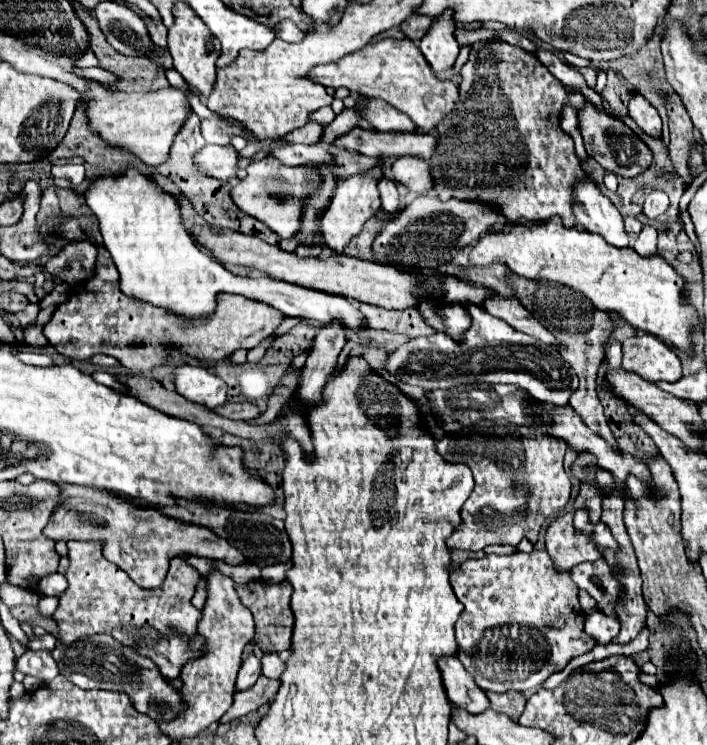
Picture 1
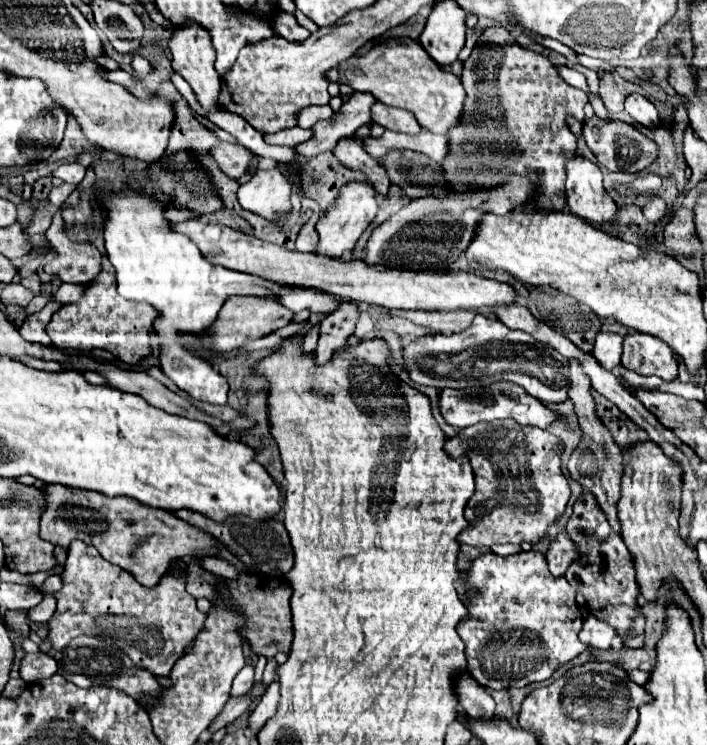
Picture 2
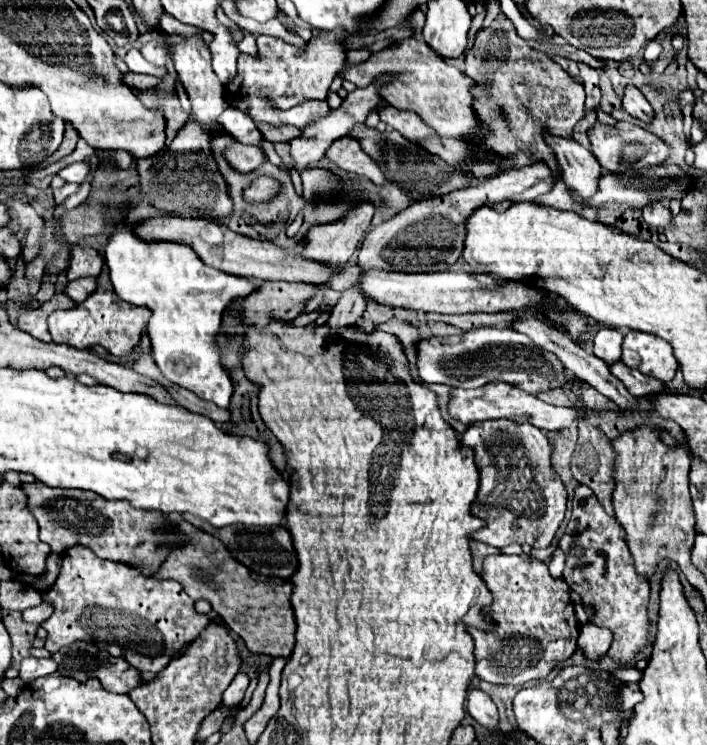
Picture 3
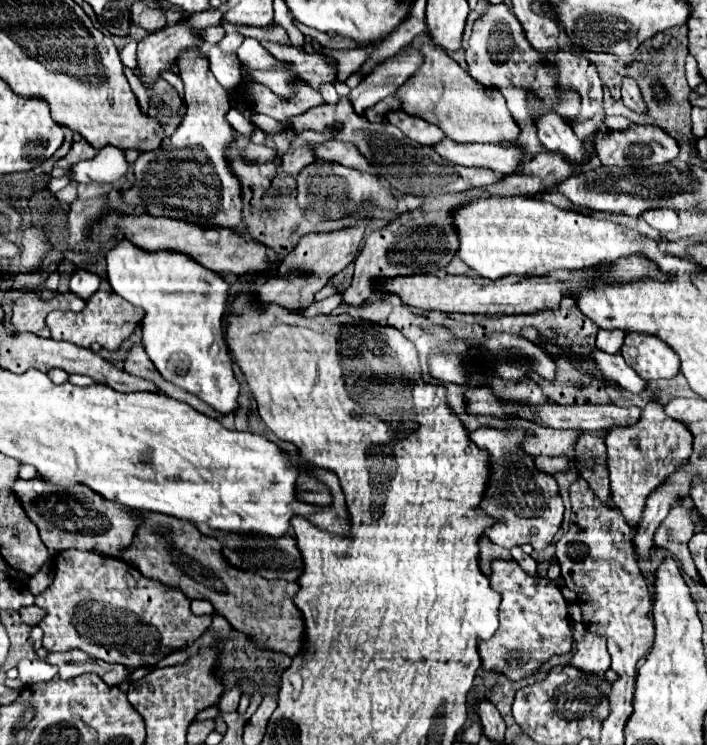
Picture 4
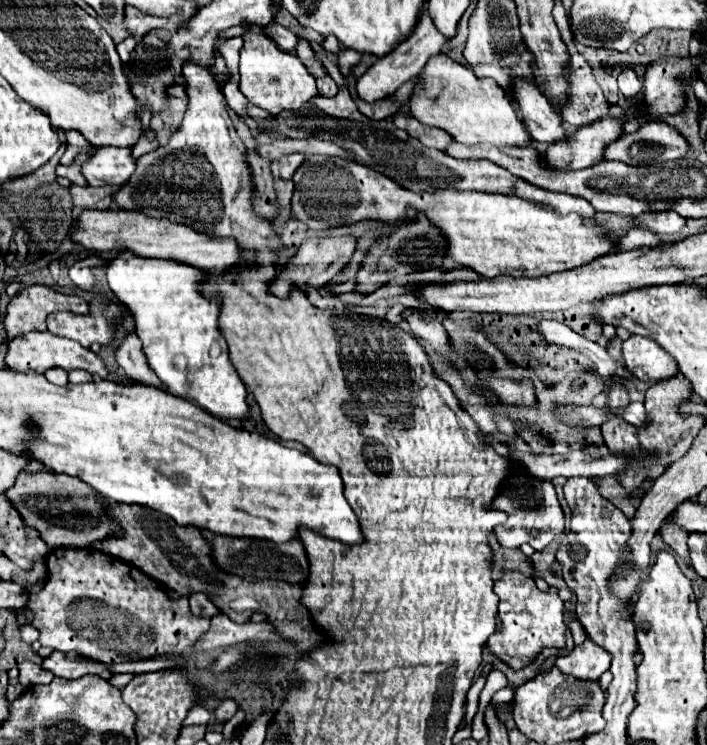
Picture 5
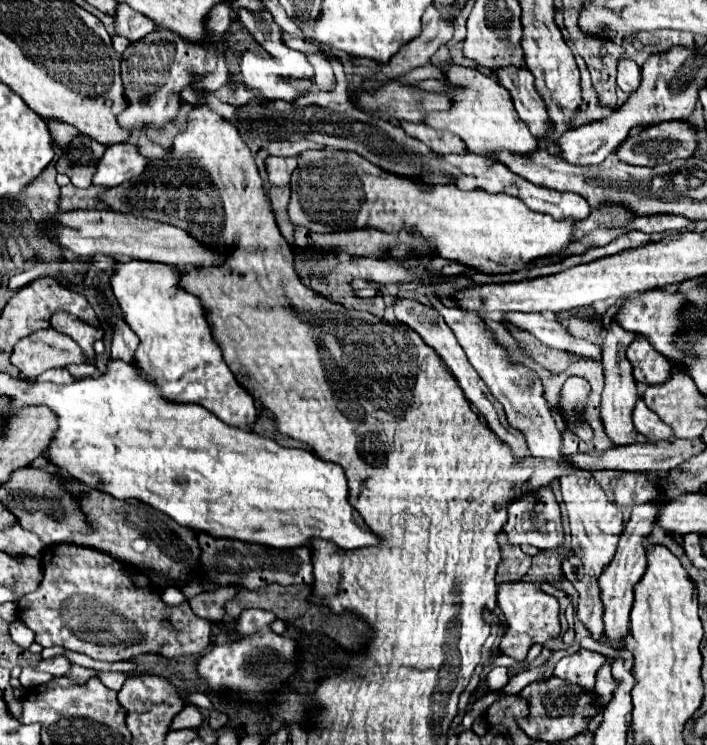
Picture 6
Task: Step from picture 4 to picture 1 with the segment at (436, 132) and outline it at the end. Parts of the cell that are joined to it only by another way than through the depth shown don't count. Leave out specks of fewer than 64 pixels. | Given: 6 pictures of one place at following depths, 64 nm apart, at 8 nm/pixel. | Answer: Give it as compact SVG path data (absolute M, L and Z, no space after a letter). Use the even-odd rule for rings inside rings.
M368 98L368 102L360 108L360 116L364 116L376 132L414 132L416 128L408 116L376 98Z

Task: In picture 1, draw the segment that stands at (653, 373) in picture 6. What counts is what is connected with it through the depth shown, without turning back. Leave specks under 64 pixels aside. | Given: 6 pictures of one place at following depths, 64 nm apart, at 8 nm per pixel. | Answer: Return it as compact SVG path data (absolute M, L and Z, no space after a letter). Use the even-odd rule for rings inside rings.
M638 332L622 342L622 366L648 382L676 382L682 378L682 364L674 350L660 338Z

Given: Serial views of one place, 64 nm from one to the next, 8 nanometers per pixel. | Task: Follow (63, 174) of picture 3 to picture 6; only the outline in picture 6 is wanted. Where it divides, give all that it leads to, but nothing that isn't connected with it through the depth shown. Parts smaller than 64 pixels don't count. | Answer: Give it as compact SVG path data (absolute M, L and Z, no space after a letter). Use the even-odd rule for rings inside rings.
M116 144L108 146L102 158L96 162L96 172L92 176L92 184L112 188L120 186L122 182L138 176L146 168L146 158L138 154L136 146L132 144Z

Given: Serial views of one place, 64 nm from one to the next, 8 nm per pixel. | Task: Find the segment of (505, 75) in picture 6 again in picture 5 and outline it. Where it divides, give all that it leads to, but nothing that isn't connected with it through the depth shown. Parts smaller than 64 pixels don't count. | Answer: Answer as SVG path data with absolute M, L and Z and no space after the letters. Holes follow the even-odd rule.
M516 80L516 100L514 106L518 108L518 116L524 122L528 134L546 144L554 144L558 140L566 140L566 128L562 122L562 116L550 108L550 102L546 96L542 96L542 88Z

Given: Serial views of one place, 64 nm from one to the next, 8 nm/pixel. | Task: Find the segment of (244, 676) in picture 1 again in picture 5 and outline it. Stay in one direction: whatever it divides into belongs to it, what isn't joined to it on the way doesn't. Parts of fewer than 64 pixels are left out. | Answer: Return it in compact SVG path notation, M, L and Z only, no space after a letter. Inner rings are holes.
M228 698L228 700L224 700L224 702L214 710L214 718L216 718L216 722L224 724L224 722L228 722L228 720L236 714L236 710L238 710L238 704L236 704L232 698Z

